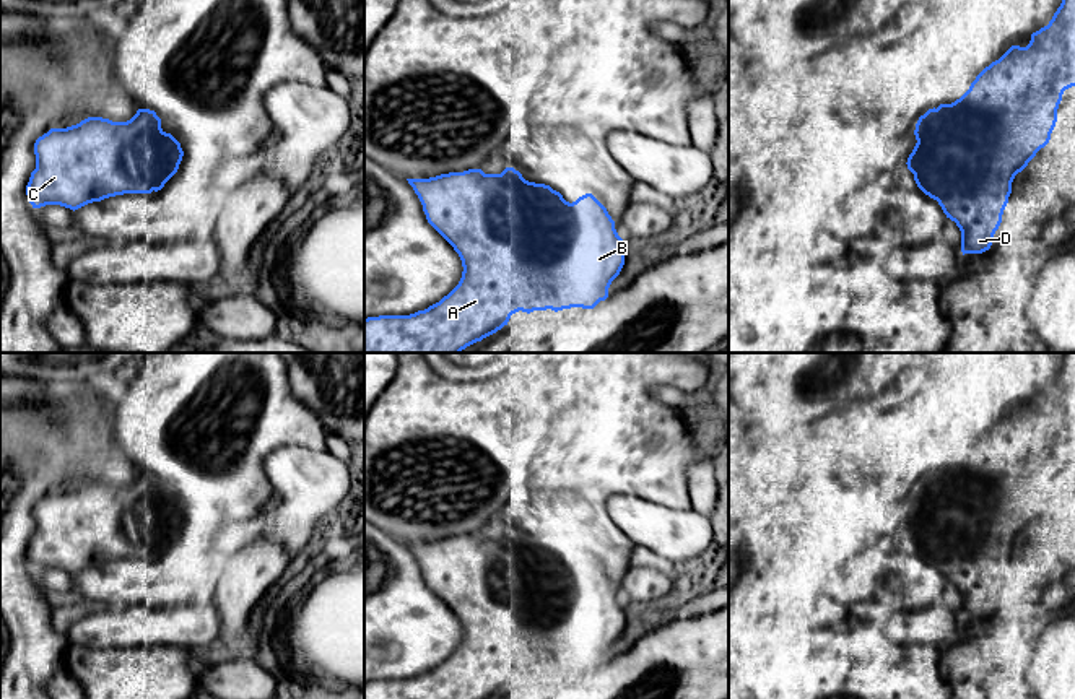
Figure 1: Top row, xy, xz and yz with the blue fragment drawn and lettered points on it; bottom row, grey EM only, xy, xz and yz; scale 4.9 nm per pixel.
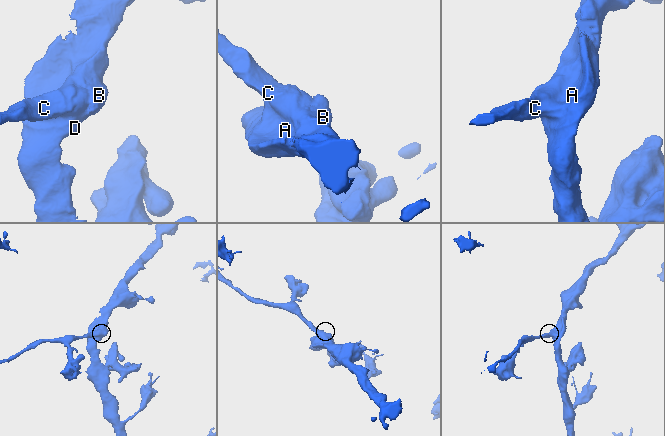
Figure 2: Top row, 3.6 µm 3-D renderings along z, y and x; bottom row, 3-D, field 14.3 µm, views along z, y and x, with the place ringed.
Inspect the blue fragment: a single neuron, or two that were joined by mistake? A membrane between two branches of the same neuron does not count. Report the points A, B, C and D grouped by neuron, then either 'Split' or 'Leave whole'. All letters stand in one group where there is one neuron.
Groups: A B C D. Leave whole

